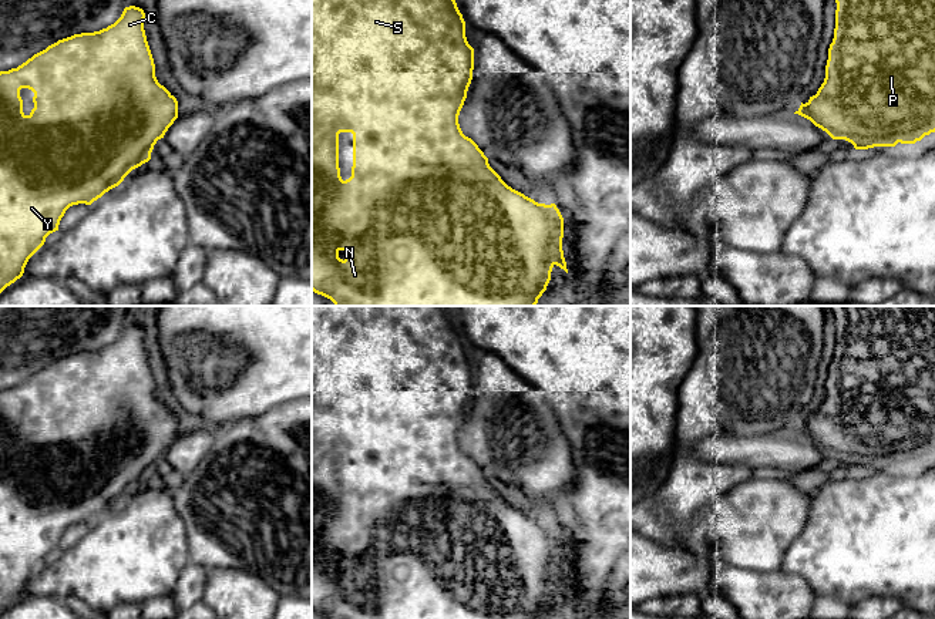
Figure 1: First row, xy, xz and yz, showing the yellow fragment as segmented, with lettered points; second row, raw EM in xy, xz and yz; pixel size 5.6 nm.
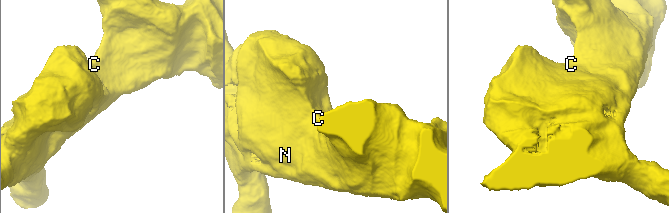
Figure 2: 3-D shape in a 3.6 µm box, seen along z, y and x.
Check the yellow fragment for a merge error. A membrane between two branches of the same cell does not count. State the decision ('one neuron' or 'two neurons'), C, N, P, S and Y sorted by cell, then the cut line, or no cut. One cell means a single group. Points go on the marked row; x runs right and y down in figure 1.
one neuron; C N P S Y; no cut

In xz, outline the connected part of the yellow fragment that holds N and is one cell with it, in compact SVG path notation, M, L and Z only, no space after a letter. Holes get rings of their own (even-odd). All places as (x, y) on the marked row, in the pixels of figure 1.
M312 0L312 290L330 299L334 306L535 306L546 290L552 268L556 265L568 273L562 250L564 218L555 203L538 203L508 186L490 166L478 145L465 137L458 115L472 80L474 48L465 37L465 21L455 0ZM339 134L353 134L352 176L346 181L339 168Z

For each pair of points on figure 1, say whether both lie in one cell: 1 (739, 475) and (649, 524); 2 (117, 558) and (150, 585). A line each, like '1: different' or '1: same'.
1: same
2: same

